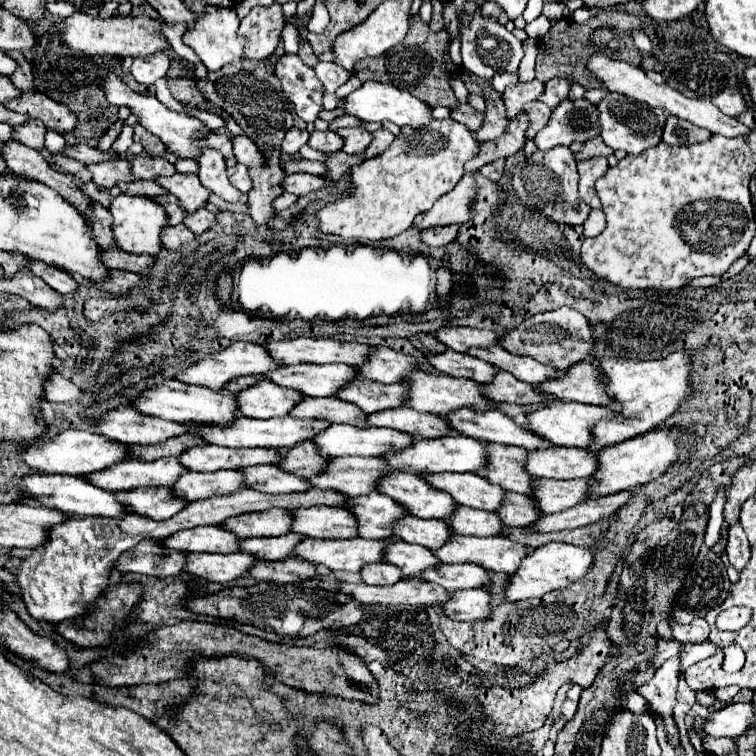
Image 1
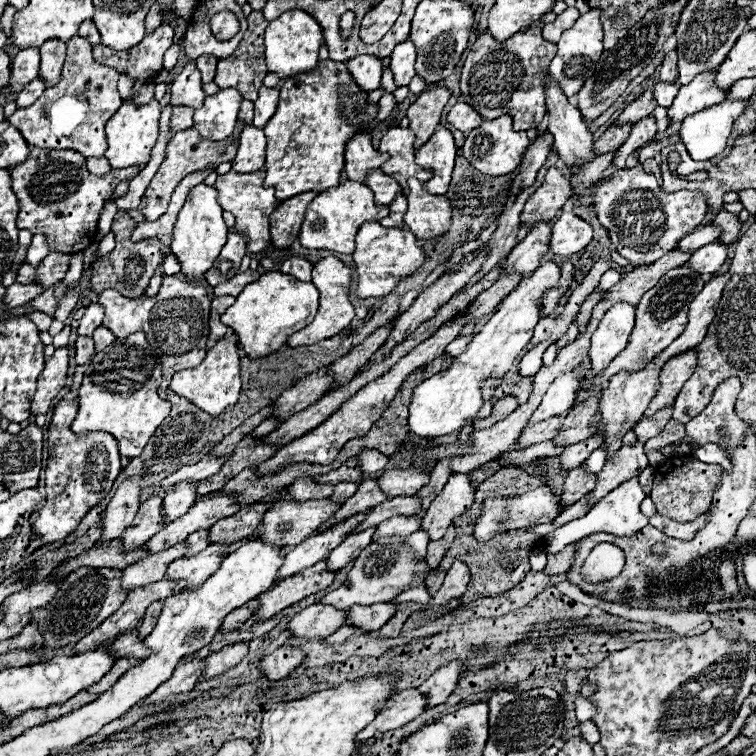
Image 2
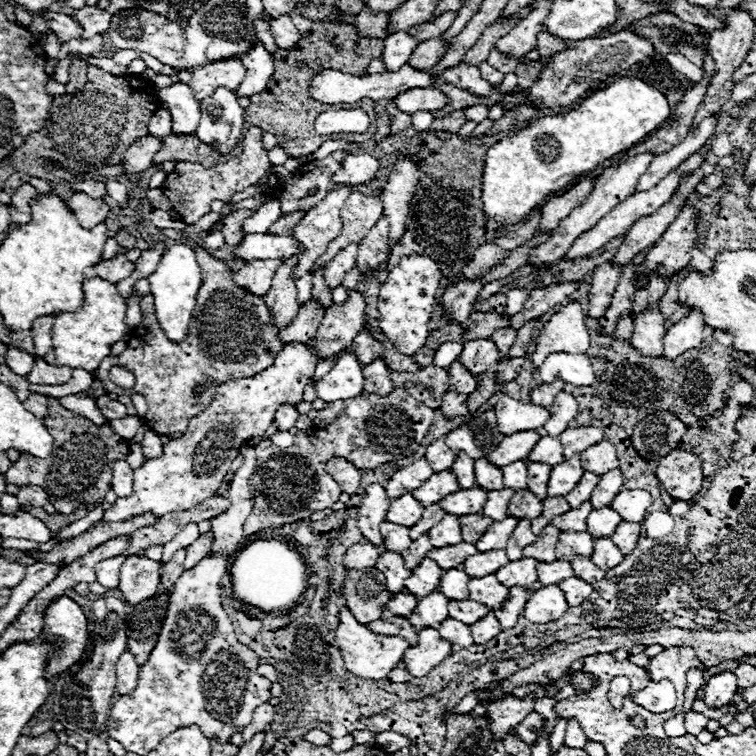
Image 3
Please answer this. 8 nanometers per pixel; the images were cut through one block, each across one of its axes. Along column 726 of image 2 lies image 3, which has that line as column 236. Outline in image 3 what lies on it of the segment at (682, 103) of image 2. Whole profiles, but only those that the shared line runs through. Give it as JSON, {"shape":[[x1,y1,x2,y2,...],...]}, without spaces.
{"shape":[[256,40,256,44,246,54,242,54,242,62,246,66,246,76,236,88,236,94,252,96,262,92,274,74,274,56,264,48,260,40]]}

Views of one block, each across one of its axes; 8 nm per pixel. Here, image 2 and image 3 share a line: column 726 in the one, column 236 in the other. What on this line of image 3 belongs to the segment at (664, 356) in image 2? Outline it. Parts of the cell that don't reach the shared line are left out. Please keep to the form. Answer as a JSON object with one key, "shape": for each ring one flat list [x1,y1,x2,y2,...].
{"shape":[[250,260,246,262,236,274,236,284,242,284,244,288,248,288,252,294,260,294,264,296,272,284,272,278,278,270,278,266,284,260]]}

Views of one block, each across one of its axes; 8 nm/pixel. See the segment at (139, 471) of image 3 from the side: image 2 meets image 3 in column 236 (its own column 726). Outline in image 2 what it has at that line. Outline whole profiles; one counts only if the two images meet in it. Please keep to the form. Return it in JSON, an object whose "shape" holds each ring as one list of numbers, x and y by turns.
{"shape":[[724,380,712,394,710,404,700,416,686,424,688,438,694,438,696,444,720,444,724,450,730,450,740,444,746,432,746,422,734,416,734,402,740,392,740,380]]}

